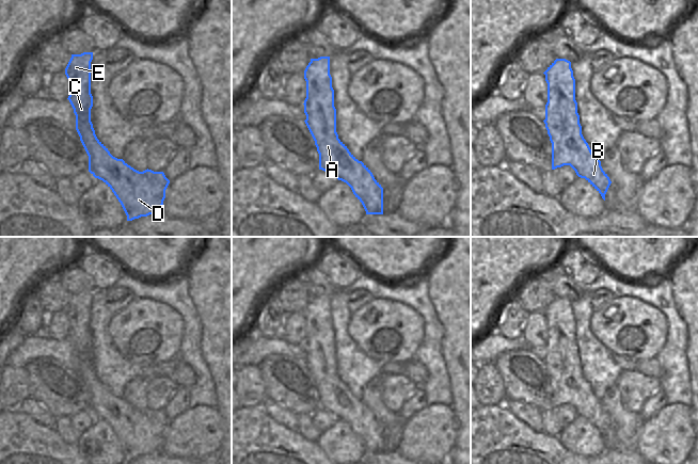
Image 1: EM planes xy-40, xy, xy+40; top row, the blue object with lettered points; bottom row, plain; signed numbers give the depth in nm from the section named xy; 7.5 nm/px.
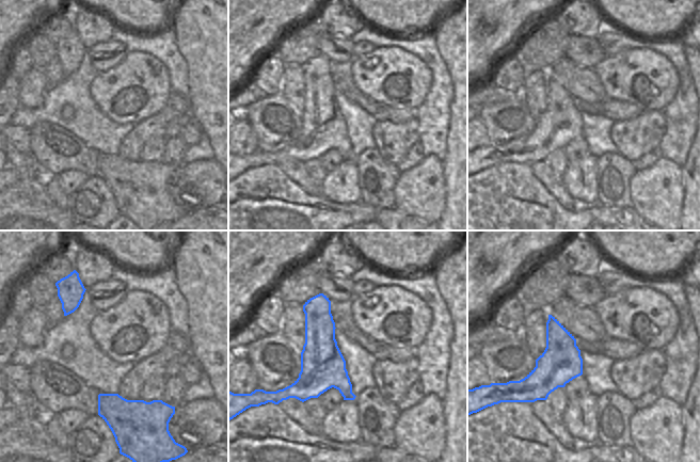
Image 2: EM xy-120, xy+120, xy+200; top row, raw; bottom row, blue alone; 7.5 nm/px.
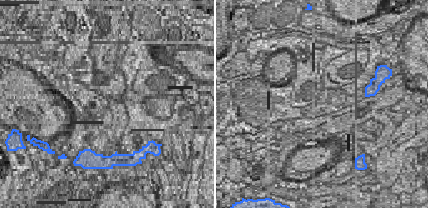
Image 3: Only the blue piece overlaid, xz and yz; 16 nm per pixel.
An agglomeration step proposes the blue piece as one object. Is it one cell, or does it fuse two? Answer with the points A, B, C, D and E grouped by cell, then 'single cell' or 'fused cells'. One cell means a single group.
A B C D E; single cell

